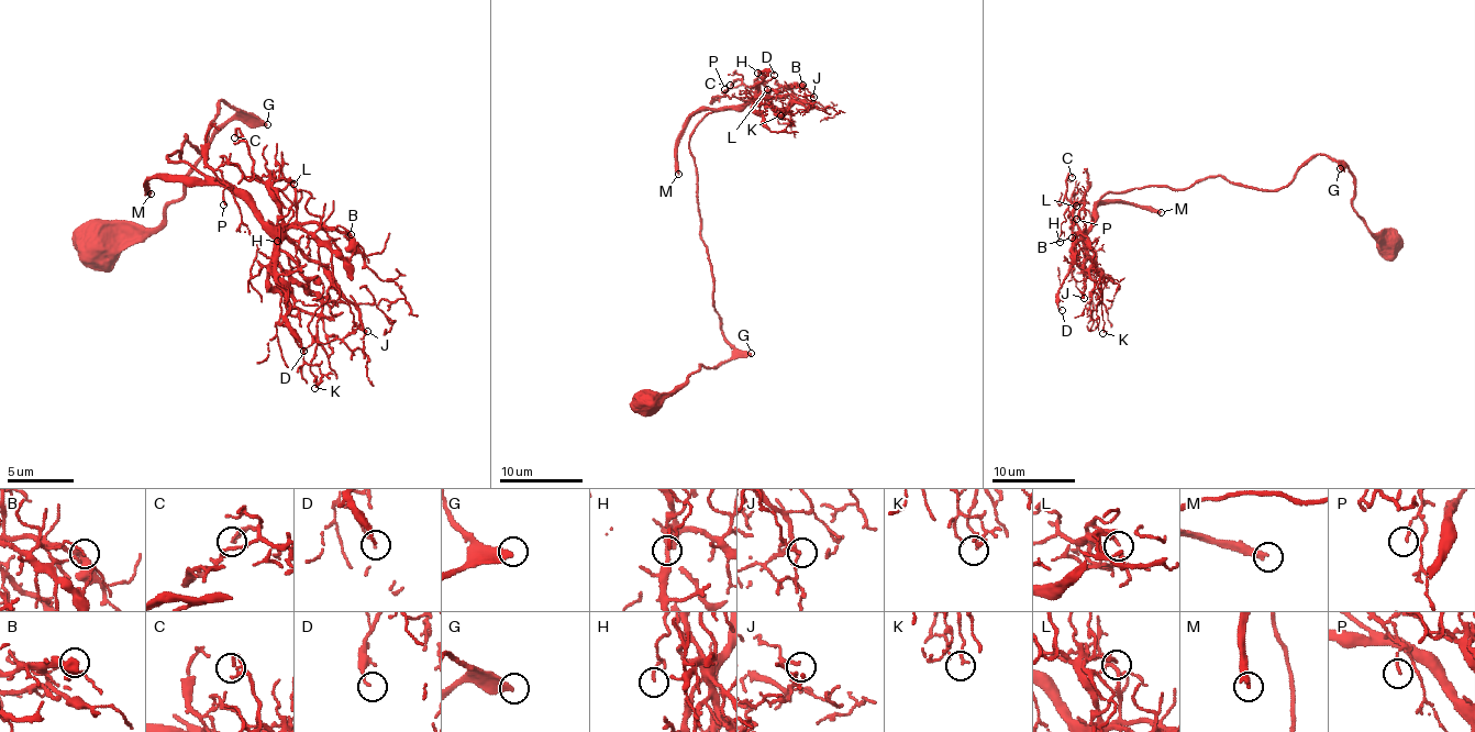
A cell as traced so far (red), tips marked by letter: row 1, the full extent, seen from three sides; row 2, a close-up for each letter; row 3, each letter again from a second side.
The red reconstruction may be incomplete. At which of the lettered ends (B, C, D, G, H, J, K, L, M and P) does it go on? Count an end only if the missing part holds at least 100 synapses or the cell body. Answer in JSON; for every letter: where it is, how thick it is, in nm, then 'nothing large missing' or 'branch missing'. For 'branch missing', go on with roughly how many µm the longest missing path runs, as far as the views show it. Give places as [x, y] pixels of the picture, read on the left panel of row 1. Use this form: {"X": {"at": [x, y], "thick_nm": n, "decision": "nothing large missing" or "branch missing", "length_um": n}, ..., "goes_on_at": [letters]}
{"B": {"at": [351, 234], "thick_nm": 110, "decision": "nothing large missing"}, "C": {"at": [234, 137], "thick_nm": 130, "decision": "nothing large missing"}, "D": {"at": [303, 351], "thick_nm": 130, "decision": "nothing large missing"}, "G": {"at": [267, 124], "thick_nm": 280, "decision": "nothing large missing"}, "H": {"at": [277, 241], "thick_nm": 140, "decision": "nothing large missing"}, "J": {"at": [367, 331], "thick_nm": 90, "decision": "nothing large missing"}, "K": {"at": [314, 388], "thick_nm": 120, "decision": "nothing large missing"}, "L": {"at": [294, 184], "thick_nm": 160, "decision": "nothing large missing"}, "M": {"at": [151, 193], "thick_nm": 340, "decision": "branch missing", "length_um": 60}, "P": {"at": [223, 204], "thick_nm": 120, "decision": "nothing large missing"}, "goes_on_at": ["M"]}

